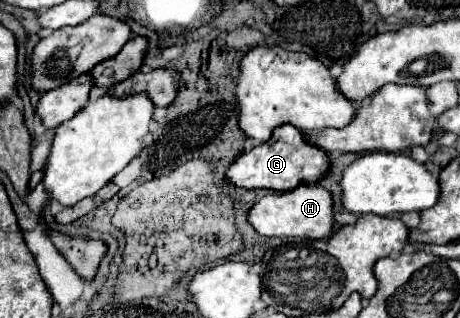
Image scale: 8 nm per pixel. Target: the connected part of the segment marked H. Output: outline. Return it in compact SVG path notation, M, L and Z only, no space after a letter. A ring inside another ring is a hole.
M299 185L293 191L265 195L249 211L249 223L263 237L301 237L301 239L331 237L335 225L333 193L323 189L321 185Z

